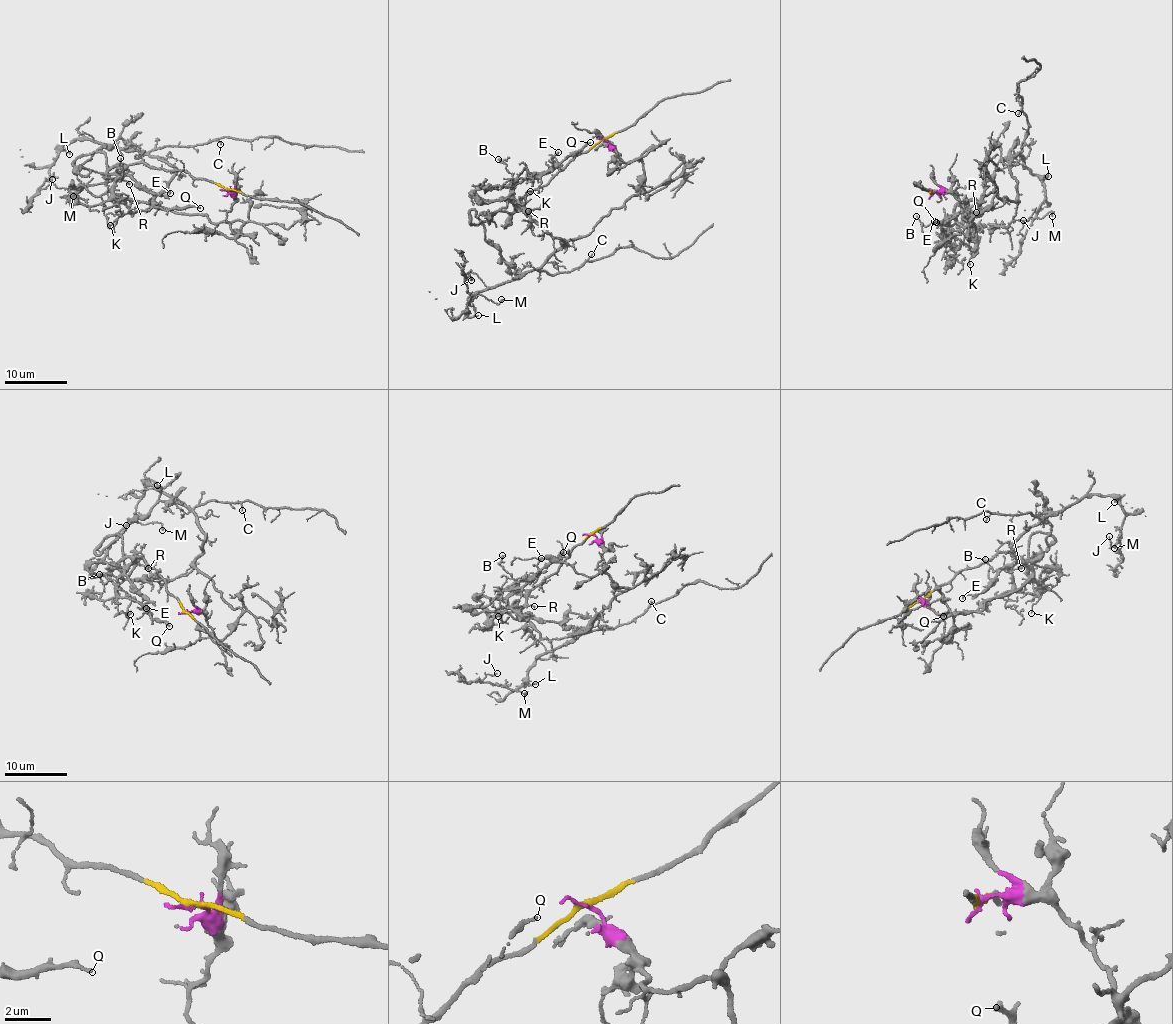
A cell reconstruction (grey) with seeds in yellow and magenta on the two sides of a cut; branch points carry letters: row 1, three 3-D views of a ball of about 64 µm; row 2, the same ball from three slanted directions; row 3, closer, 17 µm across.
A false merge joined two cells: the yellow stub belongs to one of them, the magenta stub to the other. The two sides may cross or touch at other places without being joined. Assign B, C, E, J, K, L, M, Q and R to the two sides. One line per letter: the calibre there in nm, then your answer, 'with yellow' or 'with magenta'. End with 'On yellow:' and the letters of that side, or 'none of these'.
B: 130 nm | with yellow
C: 110 nm | with magenta
E: 190 nm | with yellow
J: 110 nm | with magenta
K: 70 nm | with yellow
L: 130 nm | with magenta
M: 140 nm | with magenta
Q: 170 nm | with yellow
R: 130 nm | with yellow
On yellow: B, E, K, Q, R

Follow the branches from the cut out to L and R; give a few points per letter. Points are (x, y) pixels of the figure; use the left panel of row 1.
L: (227, 190), (240, 234), (235, 219), (155, 202), (175, 175), (155, 157), (89, 139), (64, 145), (70, 155)
R: (227, 189), (181, 170), (168, 171), (141, 162), (131, 164), (122, 173), (130, 184)

